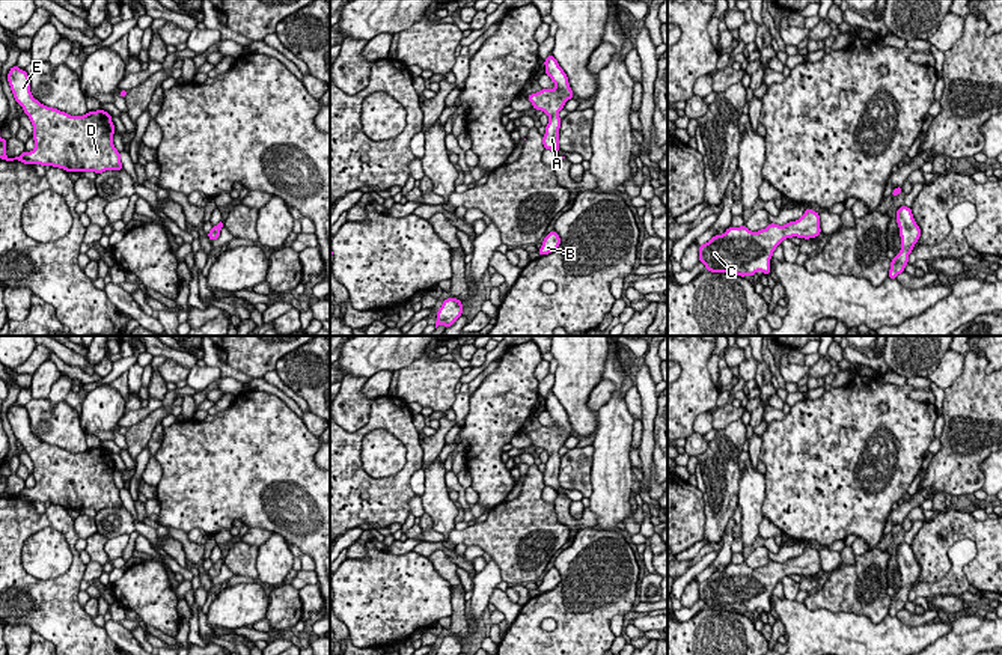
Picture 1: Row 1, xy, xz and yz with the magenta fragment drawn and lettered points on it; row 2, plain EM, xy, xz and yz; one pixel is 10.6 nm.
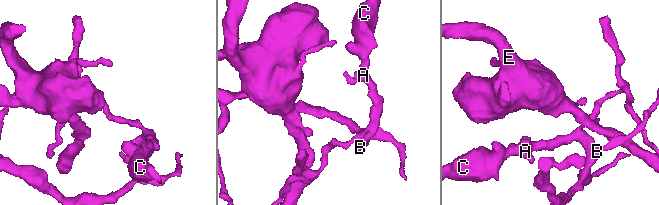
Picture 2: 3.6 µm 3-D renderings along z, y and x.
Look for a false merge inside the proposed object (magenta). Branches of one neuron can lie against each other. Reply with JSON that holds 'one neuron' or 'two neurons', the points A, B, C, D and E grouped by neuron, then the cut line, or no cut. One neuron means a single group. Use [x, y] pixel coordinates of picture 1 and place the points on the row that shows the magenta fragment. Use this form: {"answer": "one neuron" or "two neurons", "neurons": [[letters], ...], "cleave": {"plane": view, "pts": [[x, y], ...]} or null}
{"answer": "one neuron", "neurons": [["A", "B", "C", "D", "E"]], "cleave": null}

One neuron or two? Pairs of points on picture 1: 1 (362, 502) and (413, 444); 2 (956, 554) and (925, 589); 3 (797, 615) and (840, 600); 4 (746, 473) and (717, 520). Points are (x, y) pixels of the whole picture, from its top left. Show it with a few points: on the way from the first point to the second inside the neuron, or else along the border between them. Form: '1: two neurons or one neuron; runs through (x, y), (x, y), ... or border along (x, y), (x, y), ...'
1: one neuron; runs through (380, 499), (413, 463)
2: one neuron; runs through (956, 566), (956, 574), (942, 587), (937, 587)
3: two neurons; border along (803, 603), (809, 609), (846, 613)
4: two neurons; border along (742, 452), (739, 456), (737, 505)

